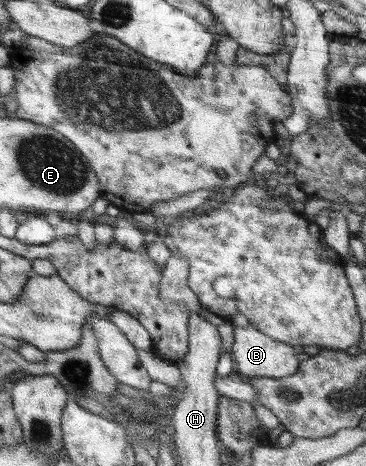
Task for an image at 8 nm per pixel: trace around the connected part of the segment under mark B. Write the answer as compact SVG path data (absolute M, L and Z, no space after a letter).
M210 311L204 312L201 316L206 320L206 322L210 322L210 324L216 326L216 328L218 328L220 325L232 325L235 340L232 344L230 352L231 357L235 361L235 372L244 374L250 378L281 378L296 373L302 356L296 354L292 345L288 345L282 341L276 341L275 339L264 335L264 333L256 330L256 328L254 328L250 322L246 329L241 329L233 324L233 319L218 317Z

